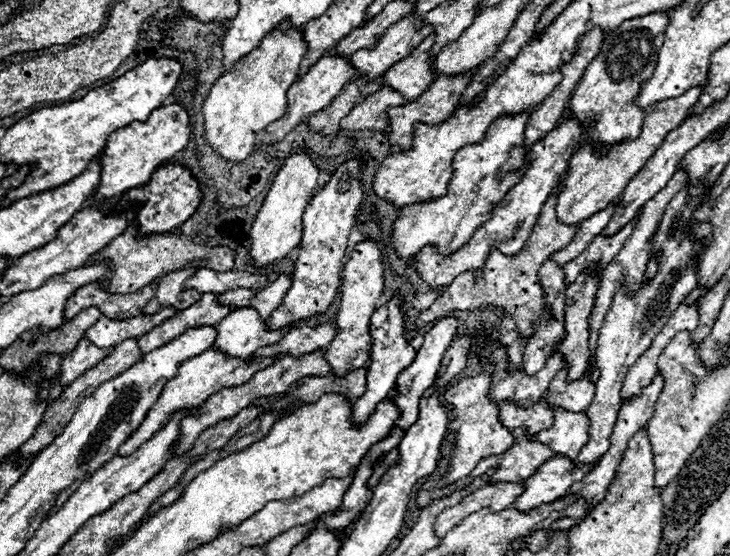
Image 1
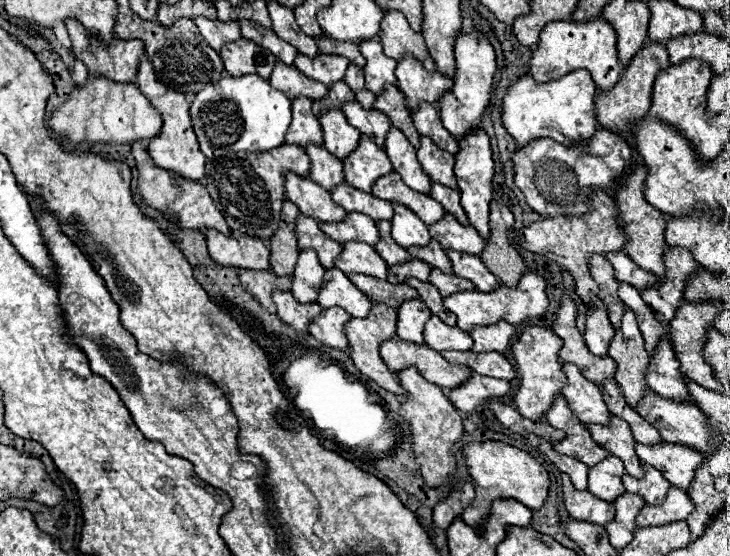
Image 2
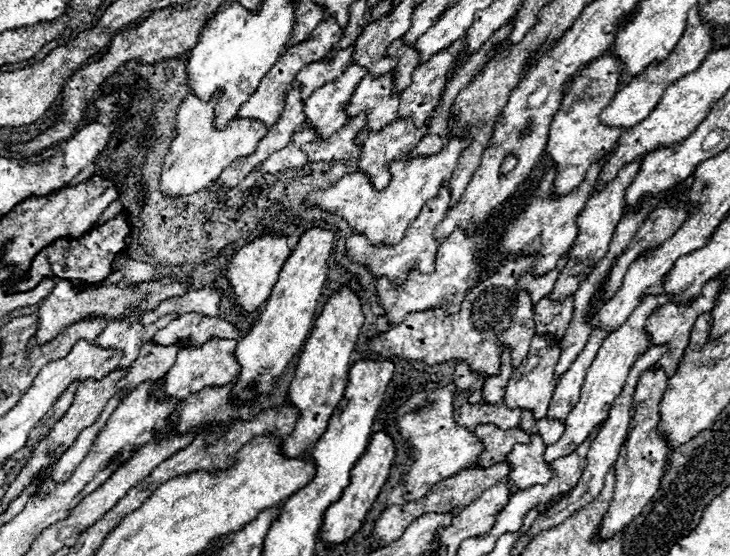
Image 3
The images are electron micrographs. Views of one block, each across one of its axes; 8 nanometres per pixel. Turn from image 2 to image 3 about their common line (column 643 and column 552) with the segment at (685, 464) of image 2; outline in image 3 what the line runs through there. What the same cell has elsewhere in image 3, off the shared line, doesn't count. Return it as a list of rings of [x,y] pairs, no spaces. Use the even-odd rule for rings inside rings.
[[[672,294],[644,296],[642,306],[634,308],[632,314],[628,316],[628,320],[618,330],[614,330],[606,338],[606,342],[602,342],[602,346],[600,346],[600,350],[598,350],[598,354],[594,358],[594,364],[590,364],[590,368],[586,372],[586,380],[584,380],[584,386],[582,386],[582,396],[580,396],[578,404],[574,406],[574,410],[566,418],[566,430],[564,430],[562,438],[556,444],[550,444],[546,448],[546,454],[544,454],[546,462],[554,462],[556,458],[574,452],[576,446],[586,440],[590,430],[594,430],[594,426],[604,422],[604,418],[608,416],[608,410],[610,410],[614,398],[620,394],[620,390],[622,390],[622,386],[624,386],[624,382],[628,378],[628,372],[634,366],[636,358],[640,358],[650,348],[650,336],[648,336],[648,332],[644,328],[646,320],[652,316],[652,312],[656,308],[660,308],[666,302],[672,302]]]

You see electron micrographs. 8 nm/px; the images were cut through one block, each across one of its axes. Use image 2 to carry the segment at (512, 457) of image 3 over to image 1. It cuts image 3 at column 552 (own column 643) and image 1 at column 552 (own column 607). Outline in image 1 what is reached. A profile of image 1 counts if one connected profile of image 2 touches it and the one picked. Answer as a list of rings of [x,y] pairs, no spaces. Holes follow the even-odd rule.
[[[558,408],[554,412],[554,426],[536,434],[540,442],[546,442],[554,452],[576,458],[582,446],[588,442],[590,418],[586,412],[568,412]]]

